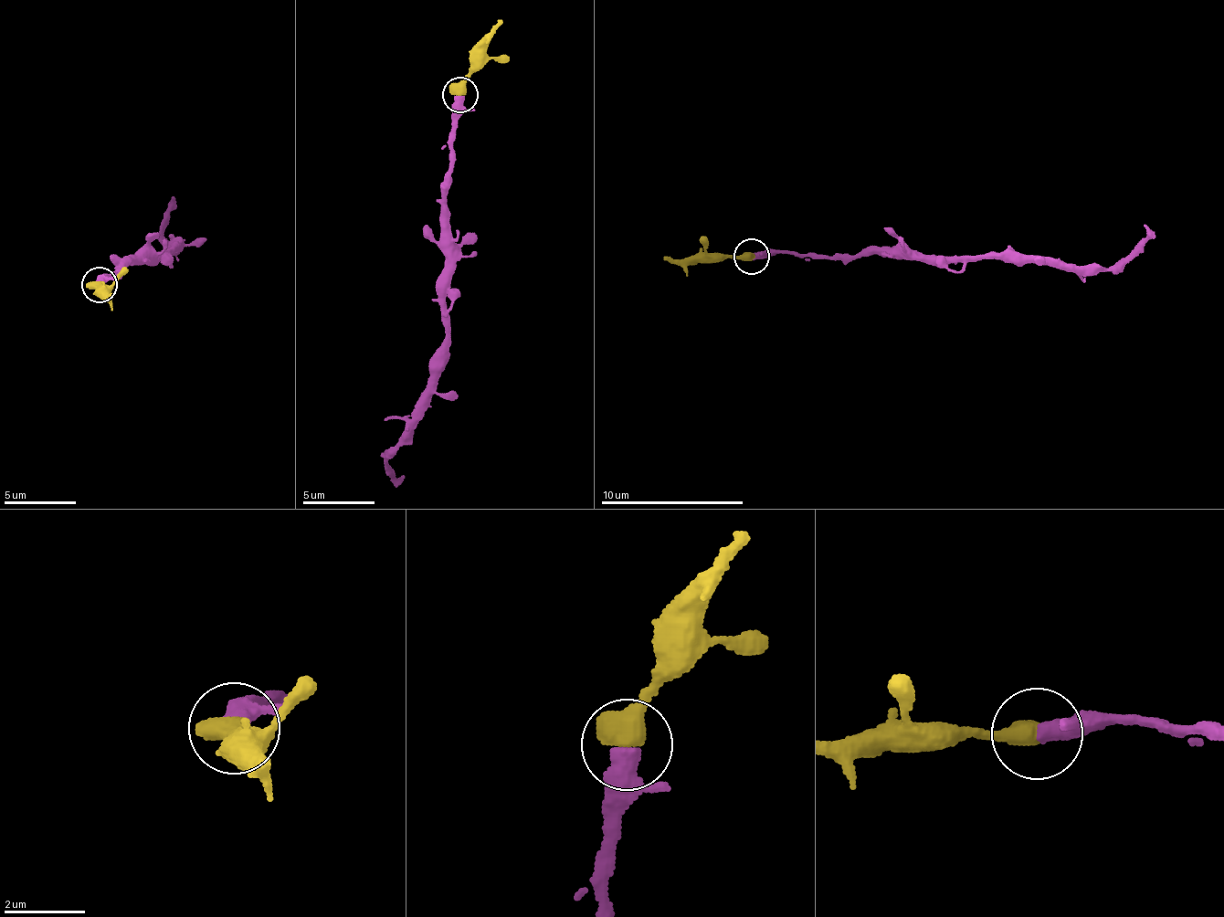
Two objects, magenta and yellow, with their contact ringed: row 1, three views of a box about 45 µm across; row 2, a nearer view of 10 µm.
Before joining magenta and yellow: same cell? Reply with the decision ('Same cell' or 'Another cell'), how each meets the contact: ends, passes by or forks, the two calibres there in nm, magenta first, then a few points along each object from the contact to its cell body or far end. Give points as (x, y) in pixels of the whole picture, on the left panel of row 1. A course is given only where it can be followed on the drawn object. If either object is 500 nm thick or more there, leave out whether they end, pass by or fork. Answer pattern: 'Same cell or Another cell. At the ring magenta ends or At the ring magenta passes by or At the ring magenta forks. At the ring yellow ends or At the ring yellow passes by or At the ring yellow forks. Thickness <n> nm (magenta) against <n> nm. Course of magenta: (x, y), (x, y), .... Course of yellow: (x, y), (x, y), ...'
Same cell. Thickness 360 nm (magenta) against 650 nm. Course of magenta: (100, 283), (119, 271), (115, 270), (184, 246), (167, 244), (163, 236), (175, 197). Course of yellow: (98, 284), (95, 289), (113, 294)

